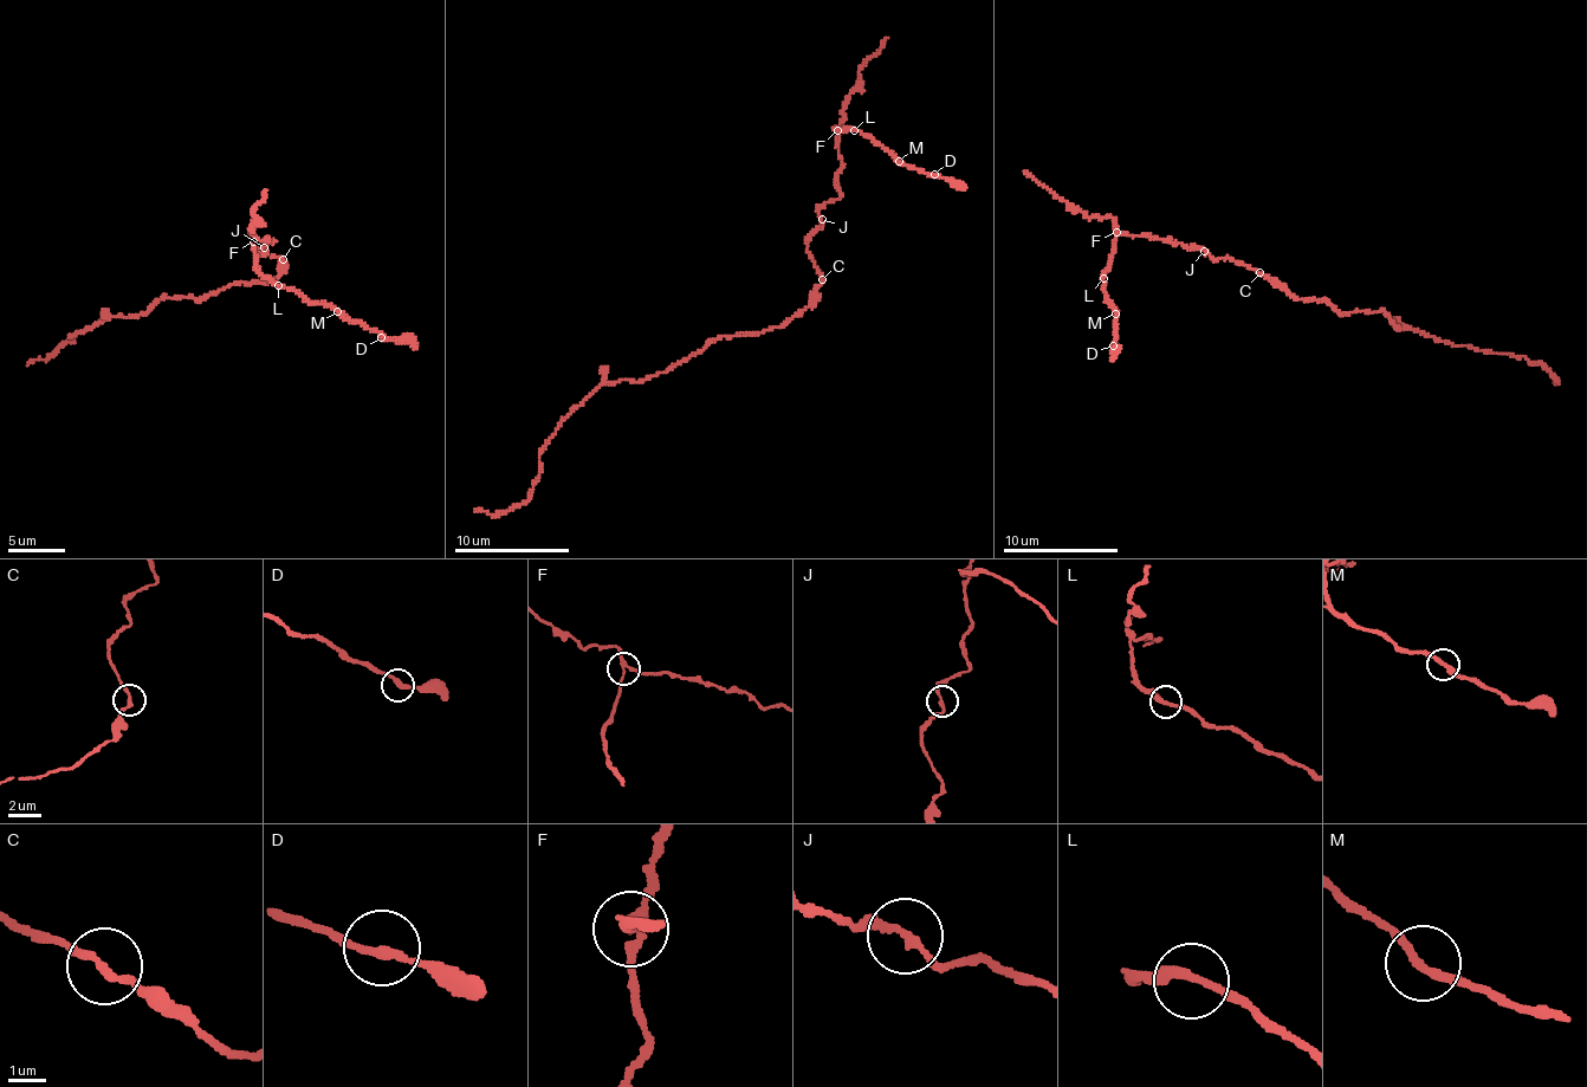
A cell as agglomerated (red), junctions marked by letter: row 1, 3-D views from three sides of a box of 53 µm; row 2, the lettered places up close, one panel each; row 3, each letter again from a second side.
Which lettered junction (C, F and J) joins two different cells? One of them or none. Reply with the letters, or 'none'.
F

